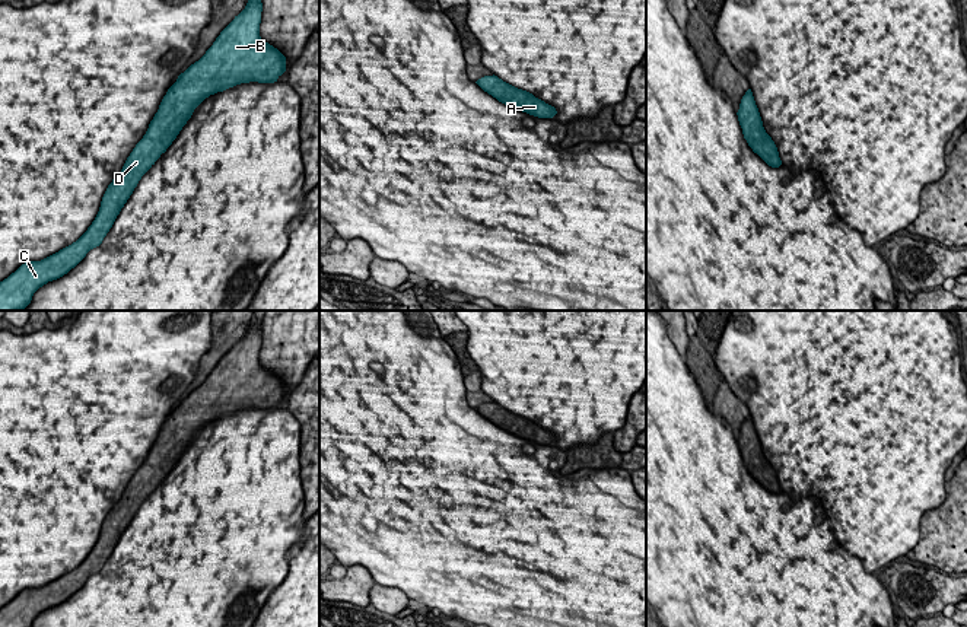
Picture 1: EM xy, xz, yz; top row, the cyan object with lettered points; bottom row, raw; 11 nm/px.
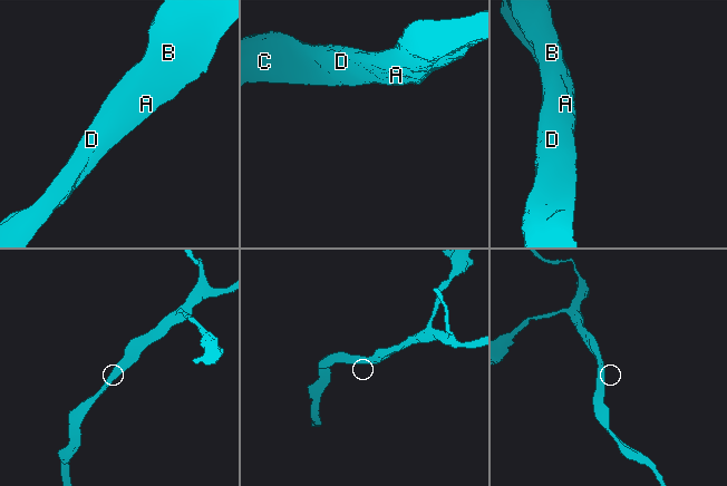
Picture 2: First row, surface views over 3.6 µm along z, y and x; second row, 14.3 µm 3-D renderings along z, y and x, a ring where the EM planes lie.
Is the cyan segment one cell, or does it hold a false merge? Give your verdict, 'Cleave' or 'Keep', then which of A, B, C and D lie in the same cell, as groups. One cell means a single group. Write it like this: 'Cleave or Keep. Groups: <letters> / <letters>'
Keep. Groups: A B C D

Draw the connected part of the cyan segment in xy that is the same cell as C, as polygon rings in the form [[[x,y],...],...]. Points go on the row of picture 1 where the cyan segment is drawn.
[[[248,0],[245,9],[220,32],[206,54],[178,76],[176,82],[163,96],[146,134],[127,157],[121,172],[108,185],[99,211],[88,230],[71,245],[41,261],[28,261],[22,264],[15,273],[0,281],[0,311],[23,311],[39,287],[67,274],[90,249],[102,244],[141,176],[155,165],[160,155],[166,152],[191,118],[194,109],[206,98],[241,83],[277,82],[286,71],[286,57],[277,48],[261,39],[261,12],[261,0]]]

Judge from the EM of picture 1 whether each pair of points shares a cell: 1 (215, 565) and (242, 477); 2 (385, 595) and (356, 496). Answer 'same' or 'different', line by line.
1: same
2: different

